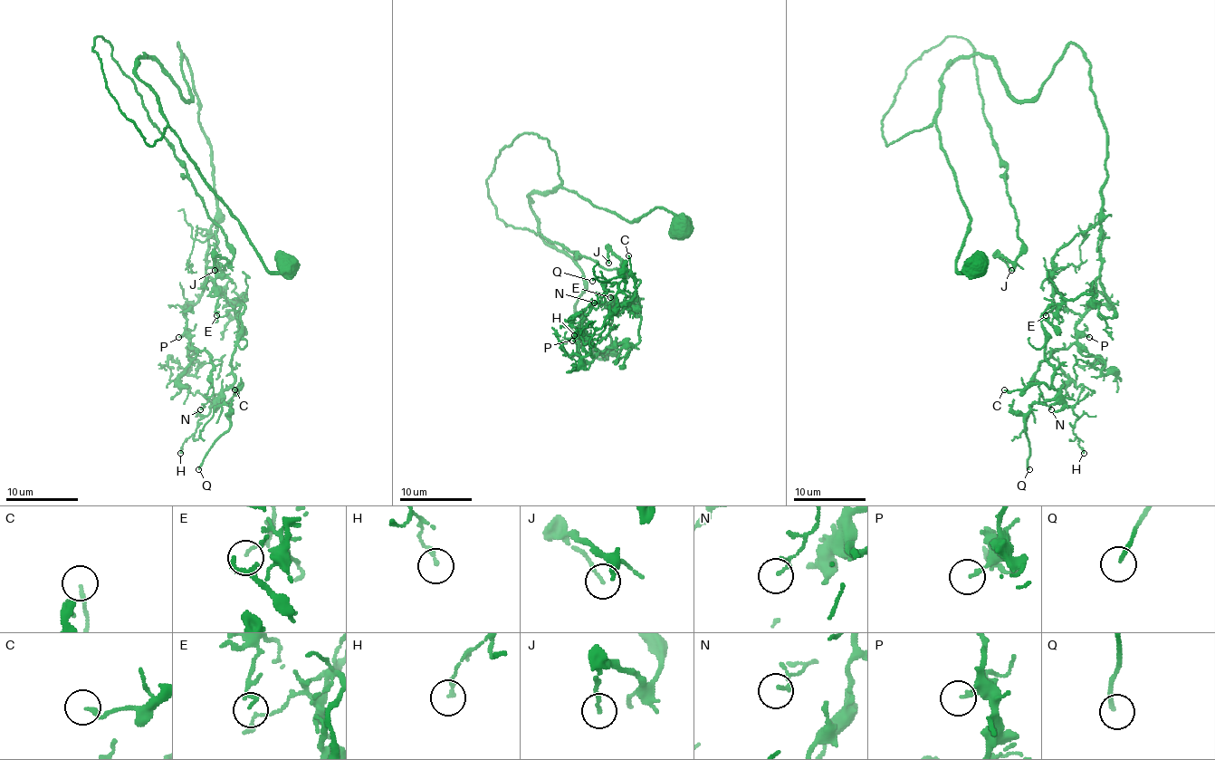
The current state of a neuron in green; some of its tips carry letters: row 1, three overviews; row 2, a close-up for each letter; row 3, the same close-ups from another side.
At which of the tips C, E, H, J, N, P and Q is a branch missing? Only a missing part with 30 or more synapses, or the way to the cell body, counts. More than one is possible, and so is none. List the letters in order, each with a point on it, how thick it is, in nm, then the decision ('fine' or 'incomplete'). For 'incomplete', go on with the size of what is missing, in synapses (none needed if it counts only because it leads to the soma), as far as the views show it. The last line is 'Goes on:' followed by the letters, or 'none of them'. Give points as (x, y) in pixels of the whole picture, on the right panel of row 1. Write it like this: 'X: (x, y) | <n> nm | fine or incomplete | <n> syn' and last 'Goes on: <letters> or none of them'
C: (1004, 389) | 150 nm | fine
E: (1046, 315) | 110 nm | fine
H: (1084, 453) | 190 nm | fine
J: (1011, 270) | 130 nm | fine
N: (1051, 409) | 100 nm | fine
P: (1089, 337) | 150 nm | fine
Q: (1029, 469) | 170 nm | incomplete | 40 syn
Goes on: Q

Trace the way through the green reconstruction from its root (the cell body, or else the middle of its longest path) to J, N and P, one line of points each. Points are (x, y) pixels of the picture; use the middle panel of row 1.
J: (683, 226), (569, 191), (536, 133), (505, 146), (496, 215), (608, 263)
N: (683, 226), (534, 191), (583, 274), (572, 330), (610, 353), (587, 362), (605, 286), (594, 303)
P: (683, 226), (565, 187), (529, 197), (583, 274), (572, 330), (610, 353), (587, 362), (579, 328), (572, 341)

